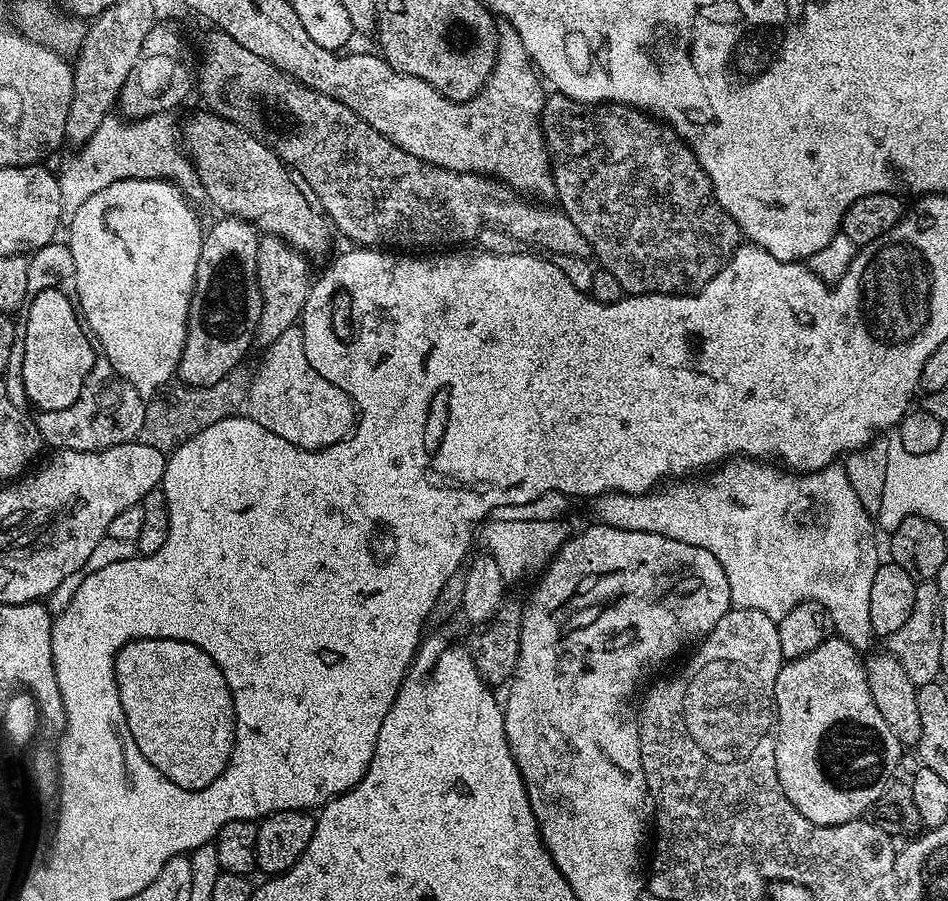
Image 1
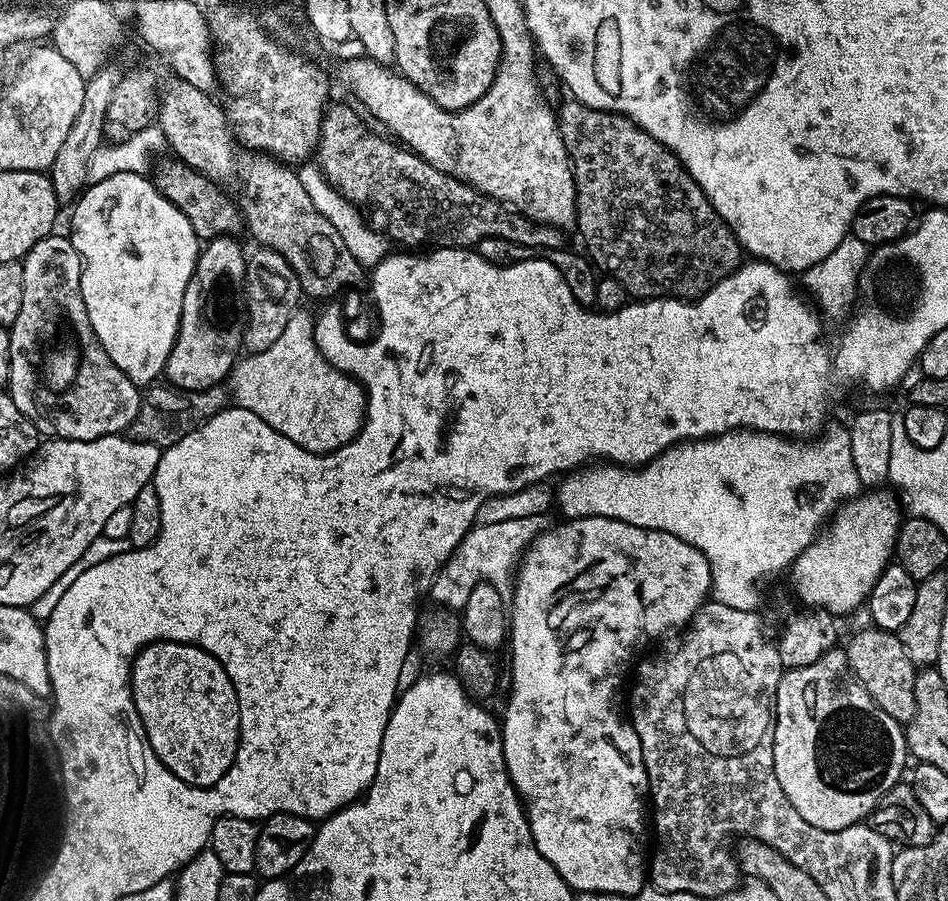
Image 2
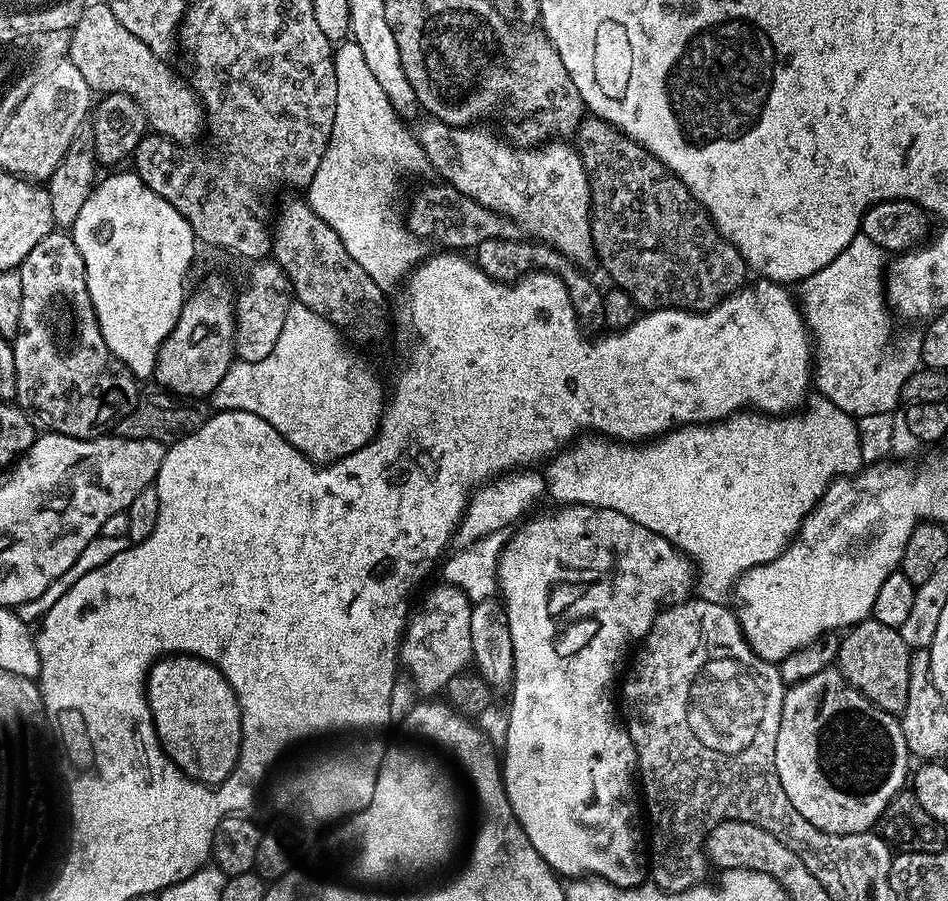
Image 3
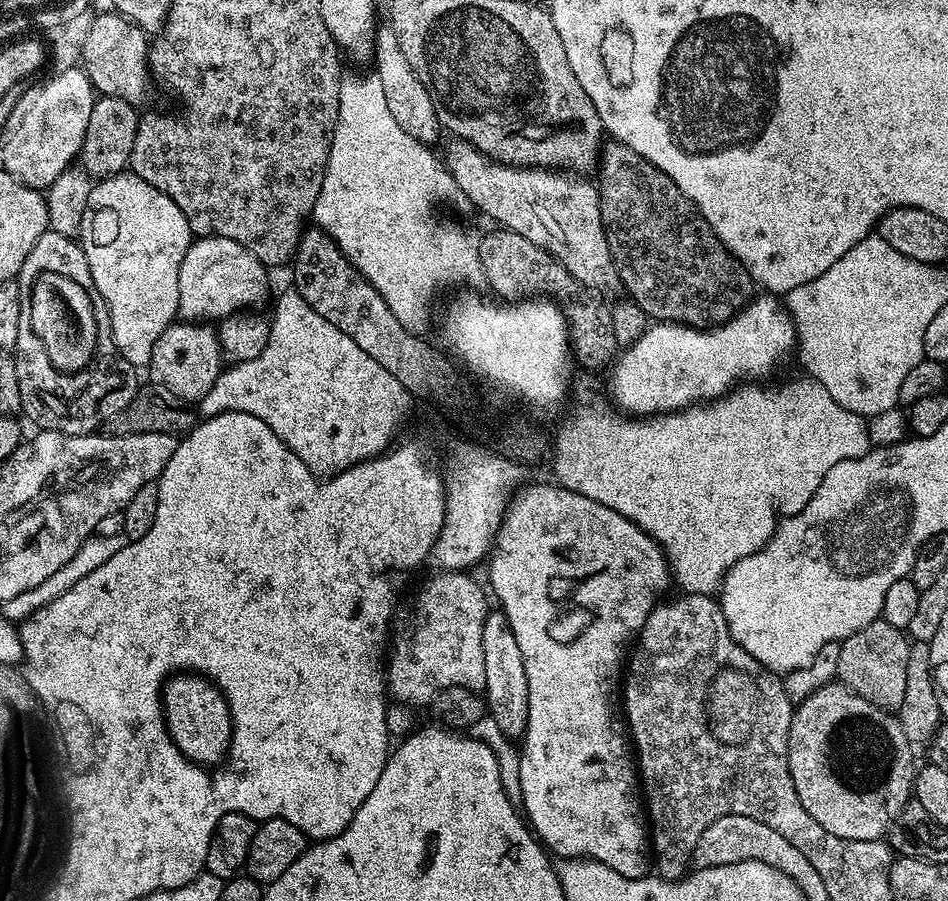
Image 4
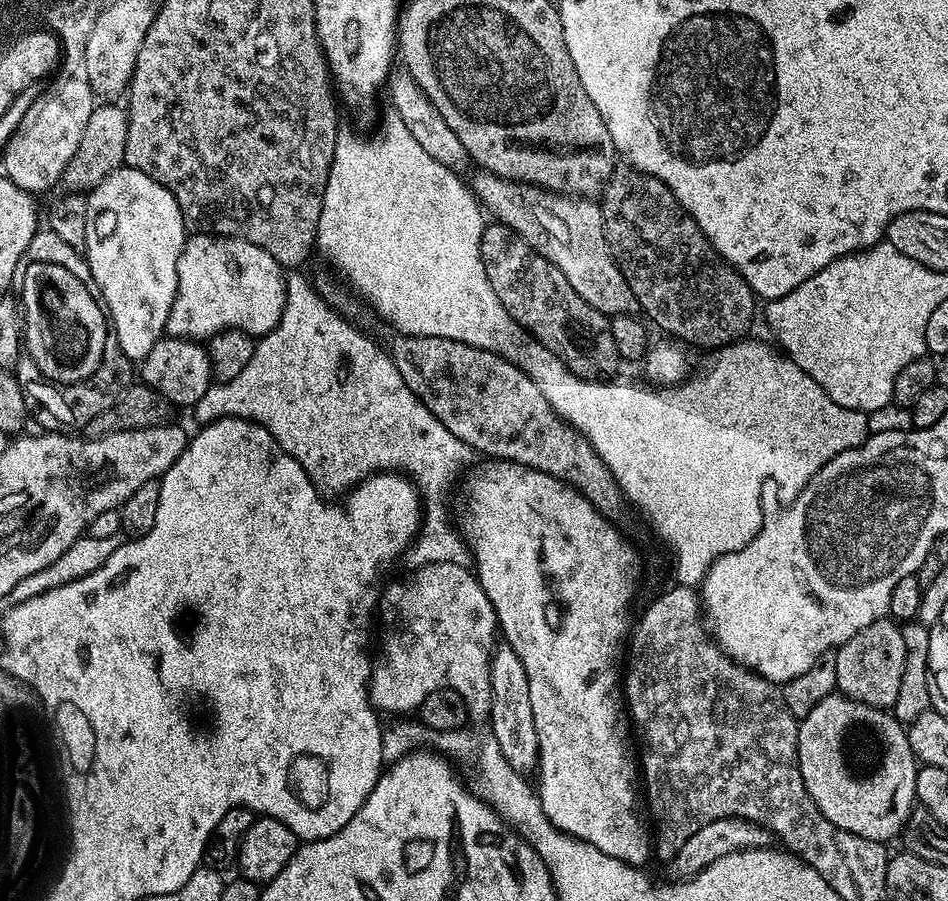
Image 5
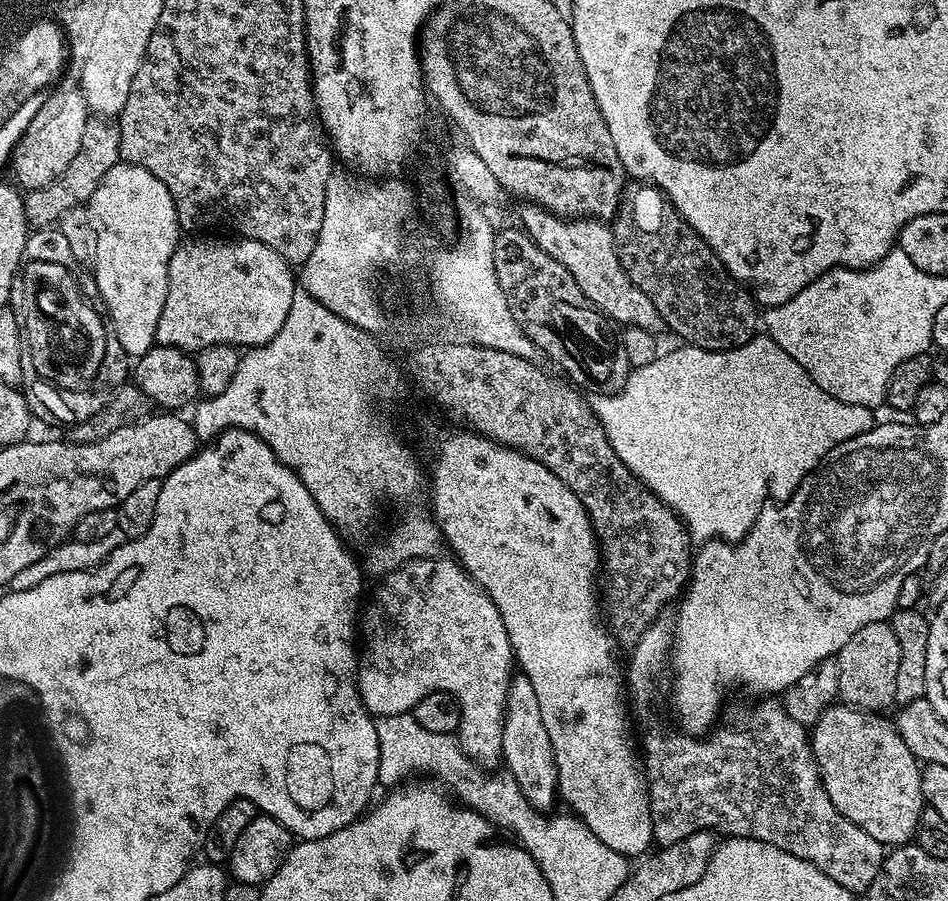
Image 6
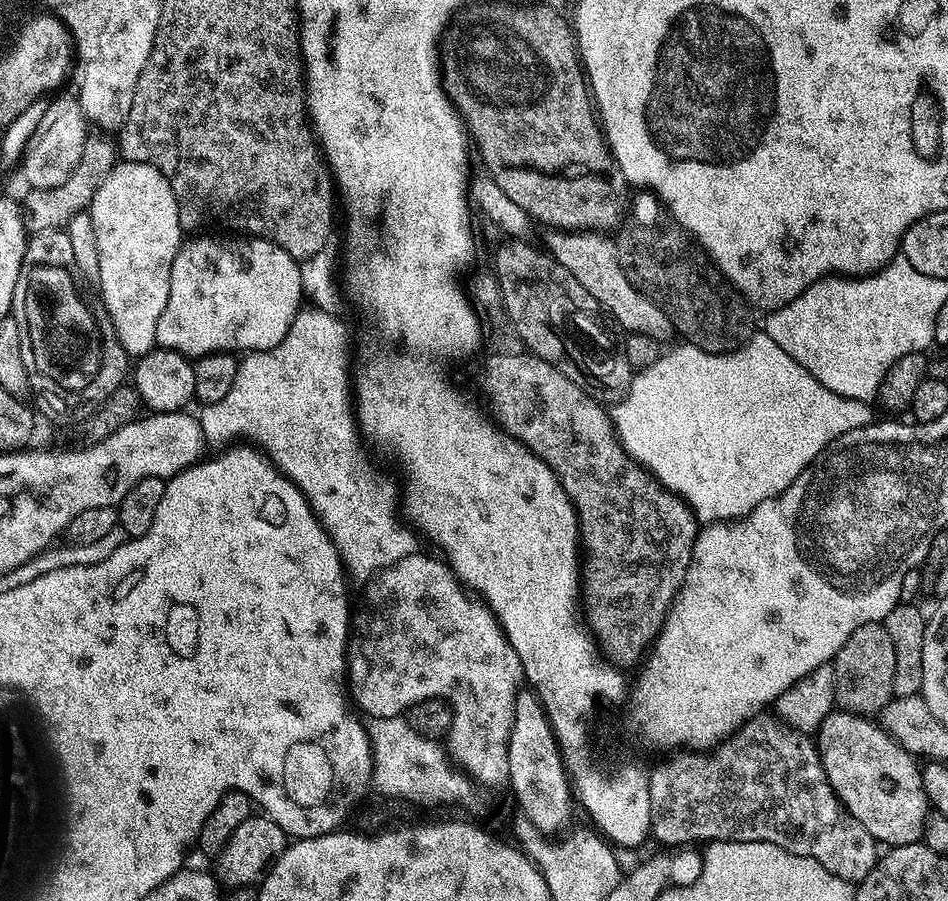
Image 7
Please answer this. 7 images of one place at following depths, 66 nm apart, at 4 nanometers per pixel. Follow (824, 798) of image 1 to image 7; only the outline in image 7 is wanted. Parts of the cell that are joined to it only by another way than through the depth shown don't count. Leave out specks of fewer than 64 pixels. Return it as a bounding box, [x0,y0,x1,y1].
[818,710,930,845]

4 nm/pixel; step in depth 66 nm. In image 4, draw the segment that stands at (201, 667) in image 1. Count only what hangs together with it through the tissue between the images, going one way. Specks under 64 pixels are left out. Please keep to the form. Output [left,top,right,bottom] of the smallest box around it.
[162,673,232,766]

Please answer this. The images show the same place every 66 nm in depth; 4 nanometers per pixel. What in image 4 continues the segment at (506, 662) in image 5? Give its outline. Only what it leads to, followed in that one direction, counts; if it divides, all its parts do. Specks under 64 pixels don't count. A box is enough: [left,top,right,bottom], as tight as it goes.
[482,610,528,738]

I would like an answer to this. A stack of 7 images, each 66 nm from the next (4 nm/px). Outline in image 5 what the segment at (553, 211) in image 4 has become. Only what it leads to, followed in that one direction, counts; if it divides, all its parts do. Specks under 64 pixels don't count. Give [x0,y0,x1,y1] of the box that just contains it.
[470,170,640,318]

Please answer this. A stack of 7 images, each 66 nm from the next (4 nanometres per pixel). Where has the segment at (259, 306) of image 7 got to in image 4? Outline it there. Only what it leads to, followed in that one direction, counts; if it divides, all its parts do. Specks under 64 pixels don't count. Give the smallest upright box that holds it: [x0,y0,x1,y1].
[178,236,269,322]

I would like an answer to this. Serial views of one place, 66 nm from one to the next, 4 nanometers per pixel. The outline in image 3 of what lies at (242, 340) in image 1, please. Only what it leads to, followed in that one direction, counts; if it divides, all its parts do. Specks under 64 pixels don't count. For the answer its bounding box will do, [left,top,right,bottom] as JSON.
[154,276,236,398]

